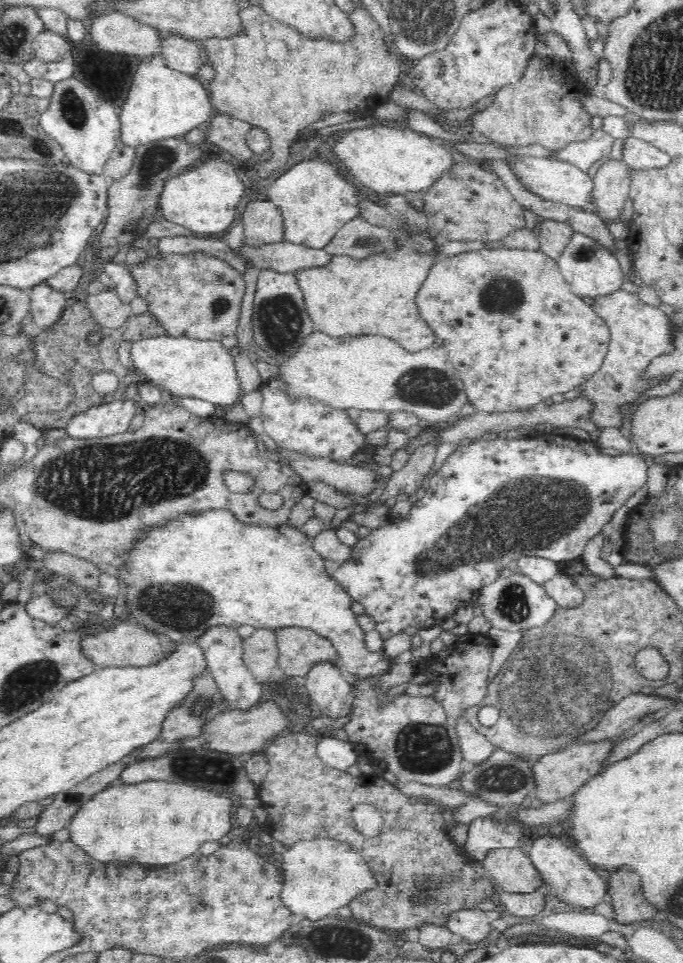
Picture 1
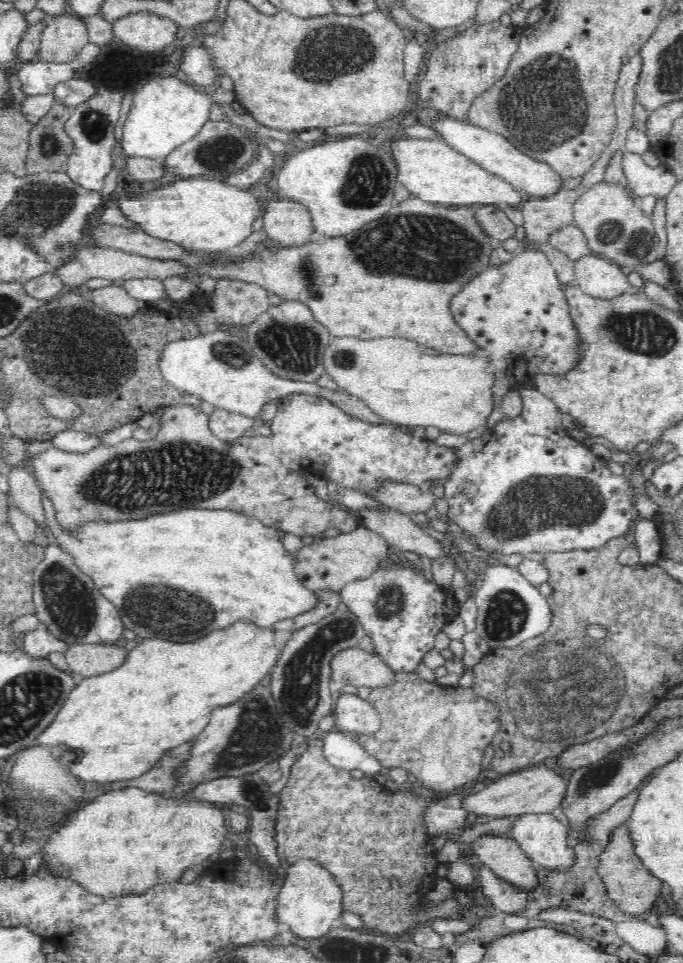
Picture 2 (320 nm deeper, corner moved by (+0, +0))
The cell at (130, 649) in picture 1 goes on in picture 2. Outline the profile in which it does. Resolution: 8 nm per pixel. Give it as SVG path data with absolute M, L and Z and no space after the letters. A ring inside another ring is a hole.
M96 643L81 644L67 648L66 660L69 668L79 678L104 674L126 662L129 650L123 644Z

